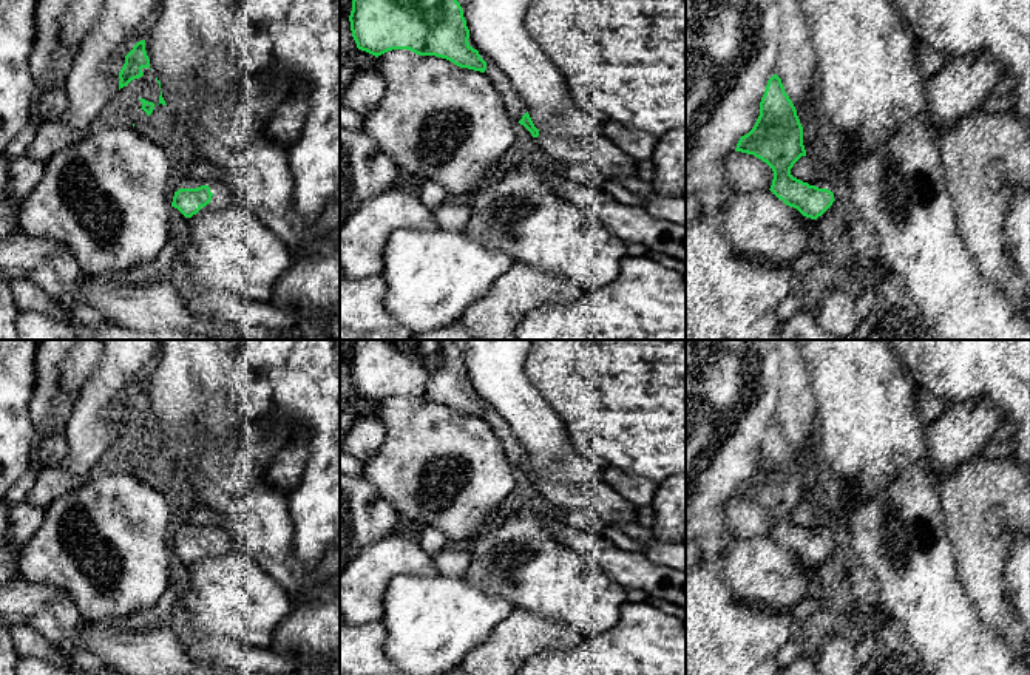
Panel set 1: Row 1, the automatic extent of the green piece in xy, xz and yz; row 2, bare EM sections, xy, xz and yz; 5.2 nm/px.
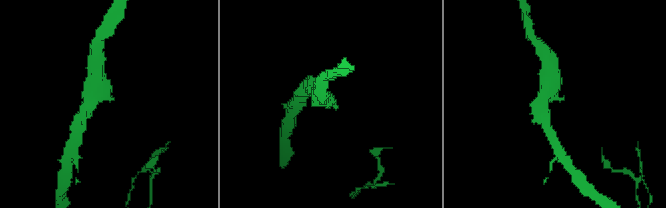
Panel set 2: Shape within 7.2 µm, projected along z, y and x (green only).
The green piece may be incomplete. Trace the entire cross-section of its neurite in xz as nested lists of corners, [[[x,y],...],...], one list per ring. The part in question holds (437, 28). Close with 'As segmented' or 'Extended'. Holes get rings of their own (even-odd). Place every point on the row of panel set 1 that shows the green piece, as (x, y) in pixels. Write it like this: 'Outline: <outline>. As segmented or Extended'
Outline: [[[352,0],[349,22],[357,48],[375,57],[392,49],[409,49],[418,56],[446,59],[460,68],[486,70],[486,62],[468,42],[469,29],[457,0]]]. As segmented

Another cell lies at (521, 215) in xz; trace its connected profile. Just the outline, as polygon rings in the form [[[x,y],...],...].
[[[522,168],[482,185],[468,201],[471,216],[463,232],[483,247],[508,255],[537,270],[574,281],[584,287],[602,287],[619,273],[627,243],[607,226],[562,199],[545,176],[534,168]]]

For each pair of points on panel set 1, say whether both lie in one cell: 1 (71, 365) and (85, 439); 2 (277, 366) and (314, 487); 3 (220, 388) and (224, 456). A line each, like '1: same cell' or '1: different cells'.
1: different cells
2: same cell
3: different cells

